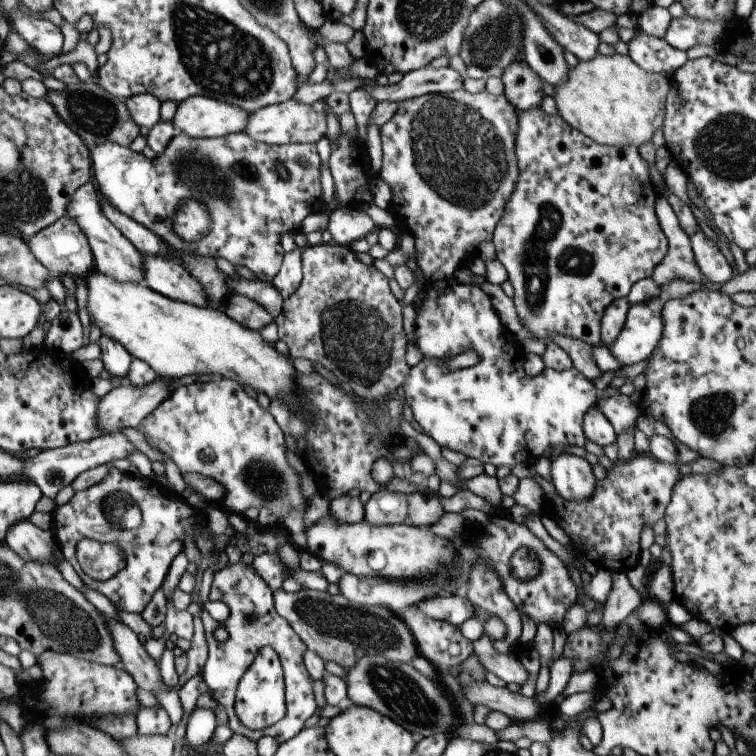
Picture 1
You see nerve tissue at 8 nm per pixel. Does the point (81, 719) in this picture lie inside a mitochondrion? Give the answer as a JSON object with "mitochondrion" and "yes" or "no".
{"mitochondrion":"no"}

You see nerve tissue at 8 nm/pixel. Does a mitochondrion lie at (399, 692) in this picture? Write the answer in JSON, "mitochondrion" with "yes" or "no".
{"mitochondrion":"yes"}

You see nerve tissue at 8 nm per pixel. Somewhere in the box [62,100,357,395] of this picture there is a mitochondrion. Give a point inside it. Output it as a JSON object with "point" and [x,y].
{"point":[195,169]}

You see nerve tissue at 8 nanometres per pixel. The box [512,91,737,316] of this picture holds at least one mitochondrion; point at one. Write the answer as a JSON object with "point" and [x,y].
{"point":[678,287]}

